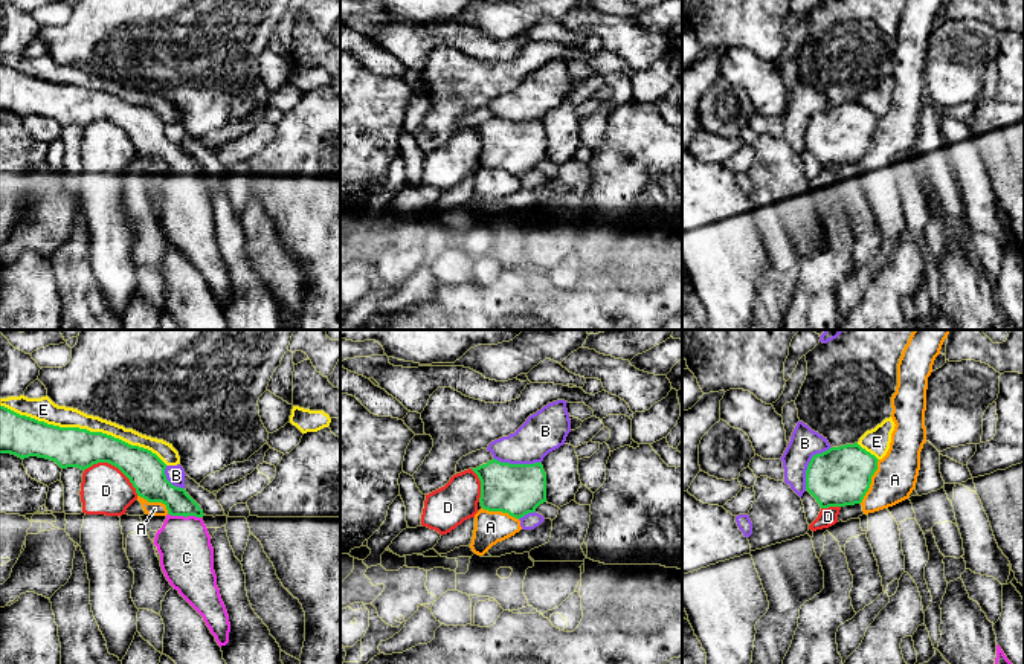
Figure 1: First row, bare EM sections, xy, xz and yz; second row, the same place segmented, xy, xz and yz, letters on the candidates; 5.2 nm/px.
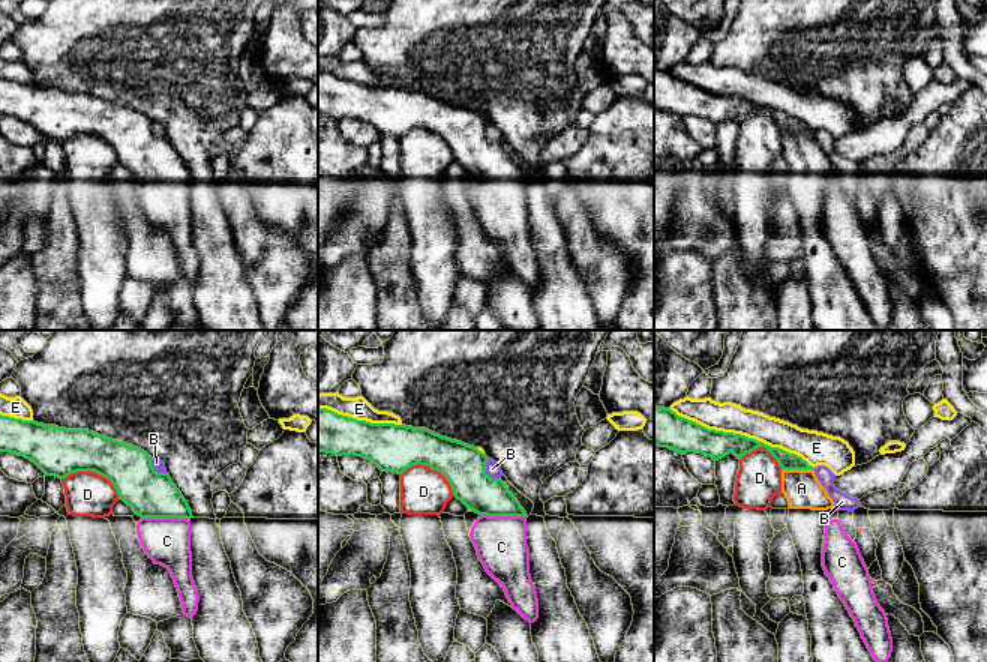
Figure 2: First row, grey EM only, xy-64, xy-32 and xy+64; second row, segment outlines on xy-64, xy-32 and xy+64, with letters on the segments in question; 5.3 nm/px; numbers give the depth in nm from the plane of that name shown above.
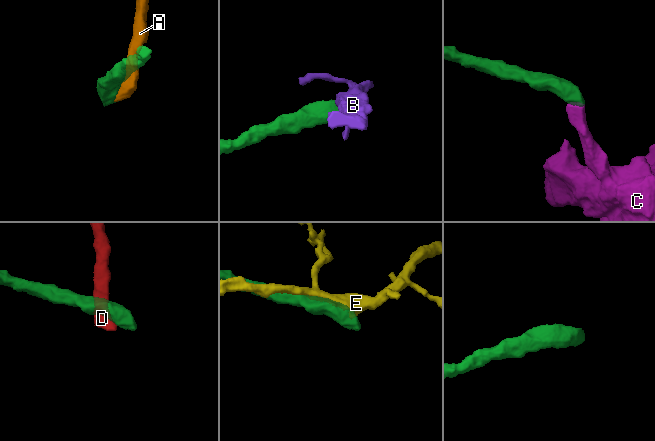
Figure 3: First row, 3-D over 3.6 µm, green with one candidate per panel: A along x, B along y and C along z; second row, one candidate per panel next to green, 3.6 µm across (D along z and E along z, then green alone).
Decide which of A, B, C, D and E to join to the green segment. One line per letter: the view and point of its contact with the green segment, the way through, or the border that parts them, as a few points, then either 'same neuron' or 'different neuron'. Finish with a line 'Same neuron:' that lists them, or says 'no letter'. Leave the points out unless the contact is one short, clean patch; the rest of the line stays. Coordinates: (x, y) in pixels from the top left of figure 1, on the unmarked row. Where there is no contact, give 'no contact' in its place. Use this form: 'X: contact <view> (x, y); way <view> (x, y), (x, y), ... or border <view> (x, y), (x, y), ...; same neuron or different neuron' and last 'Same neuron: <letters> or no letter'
A: contact yz (870, 139); border yz (879, 118), (870, 145), (859, 161); different neuron
B: contact yz (809, 122); different neuron
C: contact xy (185, 174); way xy (151, 142), (185, 174), (186, 215); same neuron
D: contact xy (115, 124); different neuron
E: contact xy (84, 87); different neuron
Same neuron: C

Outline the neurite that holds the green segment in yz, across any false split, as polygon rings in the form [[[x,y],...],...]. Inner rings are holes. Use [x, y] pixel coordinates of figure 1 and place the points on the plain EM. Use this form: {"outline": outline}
{"outline": [[[858,101],[830,105],[812,114],[806,128],[806,148],[821,166],[861,162],[877,119]]]}

